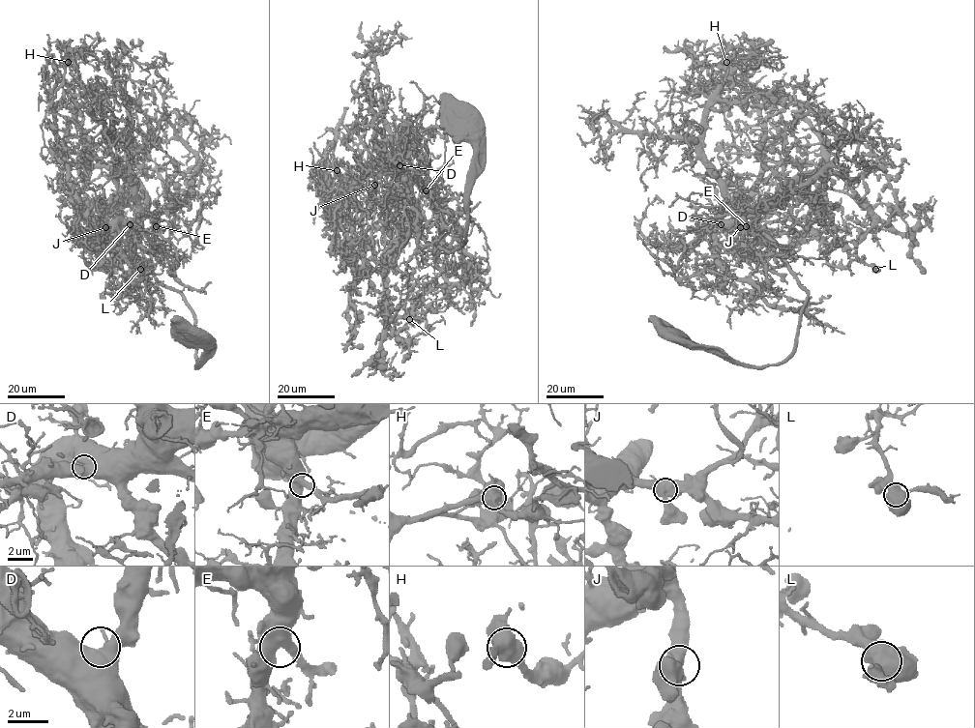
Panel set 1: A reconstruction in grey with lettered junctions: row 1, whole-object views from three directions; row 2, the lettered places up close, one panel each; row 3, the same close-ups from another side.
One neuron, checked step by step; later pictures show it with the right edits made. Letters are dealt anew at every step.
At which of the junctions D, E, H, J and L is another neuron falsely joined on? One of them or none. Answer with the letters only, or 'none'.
H

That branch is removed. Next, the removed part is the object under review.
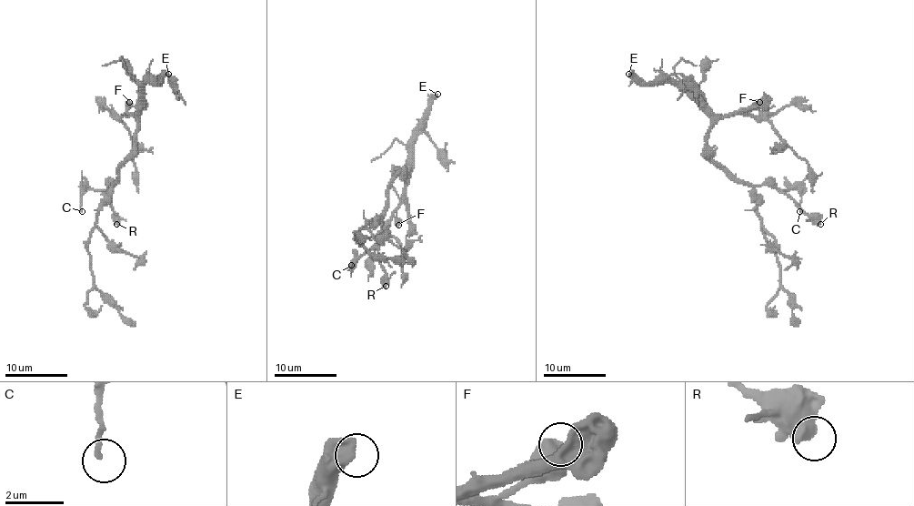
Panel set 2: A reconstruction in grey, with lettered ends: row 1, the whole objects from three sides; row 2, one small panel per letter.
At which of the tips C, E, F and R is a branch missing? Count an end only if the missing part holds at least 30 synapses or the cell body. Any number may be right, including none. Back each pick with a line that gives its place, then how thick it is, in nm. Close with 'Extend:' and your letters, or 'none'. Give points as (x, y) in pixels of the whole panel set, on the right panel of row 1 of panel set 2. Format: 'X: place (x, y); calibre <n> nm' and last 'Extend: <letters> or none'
E: place (628, 74); calibre 600 nm
Extend: E

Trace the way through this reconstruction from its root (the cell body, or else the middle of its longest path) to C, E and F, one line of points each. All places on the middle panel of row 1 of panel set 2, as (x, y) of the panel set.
C: (387, 187), (387, 204), (381, 218), (381, 237), (351, 265)
E: (387, 187), (396, 174), (403, 173), (406, 176), (416, 126), (437, 94)
F: (387, 187), (396, 174), (403, 173), (406, 176), (396, 210), (398, 225)

